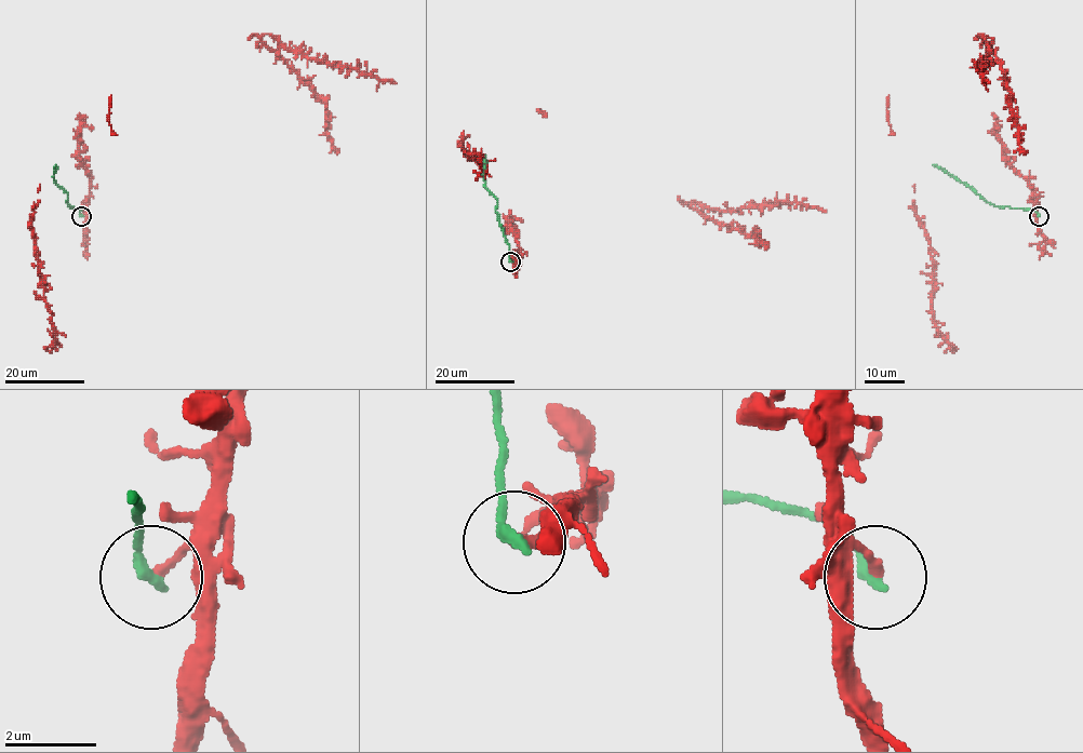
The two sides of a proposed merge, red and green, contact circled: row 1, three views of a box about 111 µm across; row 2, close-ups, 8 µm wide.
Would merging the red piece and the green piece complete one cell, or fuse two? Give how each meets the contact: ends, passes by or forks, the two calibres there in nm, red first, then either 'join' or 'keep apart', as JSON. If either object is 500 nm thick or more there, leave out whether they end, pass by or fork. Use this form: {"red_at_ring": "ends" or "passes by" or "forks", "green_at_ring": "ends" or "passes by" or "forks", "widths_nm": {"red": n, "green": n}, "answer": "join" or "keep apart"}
{"red_at_ring": "ends", "green_at_ring": "ends", "widths_nm": {"red": 180, "green": 280}, "answer": "keep apart"}

